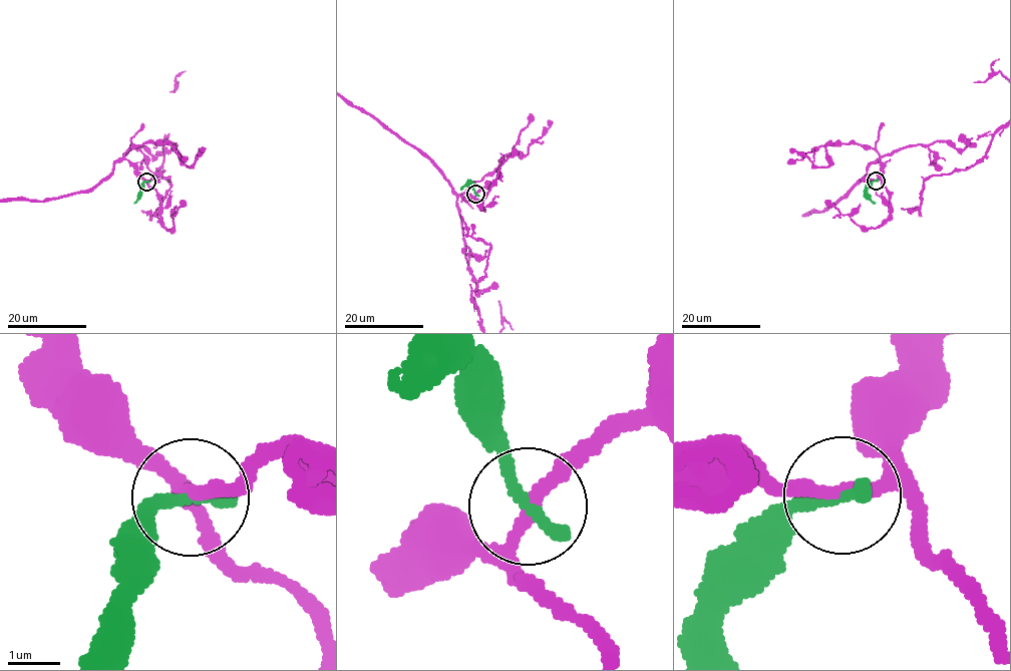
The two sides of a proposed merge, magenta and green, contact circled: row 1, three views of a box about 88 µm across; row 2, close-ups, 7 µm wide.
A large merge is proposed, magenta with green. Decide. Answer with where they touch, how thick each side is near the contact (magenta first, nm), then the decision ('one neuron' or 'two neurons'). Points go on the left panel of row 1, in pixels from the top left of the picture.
(146, 182) | 240/320 nm | two neurons

